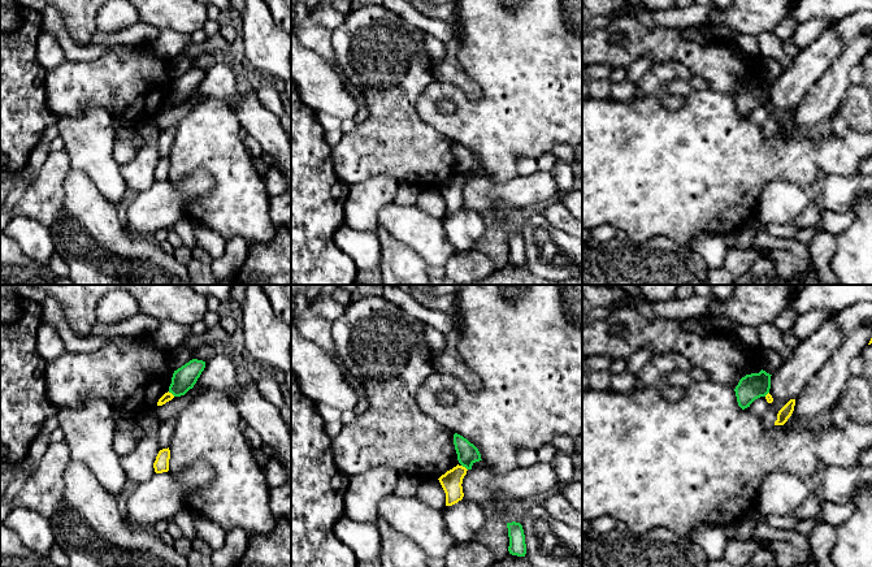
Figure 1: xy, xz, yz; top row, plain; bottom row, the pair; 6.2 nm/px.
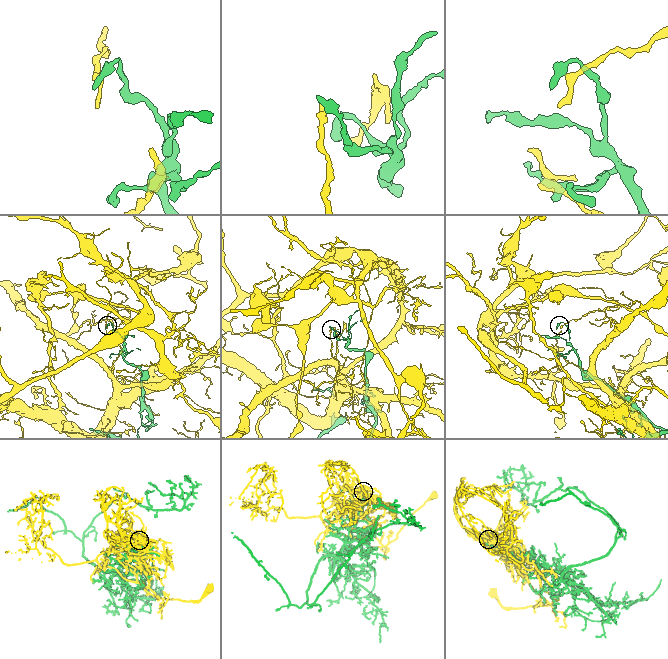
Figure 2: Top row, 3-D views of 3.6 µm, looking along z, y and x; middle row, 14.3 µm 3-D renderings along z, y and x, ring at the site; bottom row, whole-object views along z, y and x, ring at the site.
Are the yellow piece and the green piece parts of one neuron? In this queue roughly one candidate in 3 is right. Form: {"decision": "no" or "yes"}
{"decision": "no"}

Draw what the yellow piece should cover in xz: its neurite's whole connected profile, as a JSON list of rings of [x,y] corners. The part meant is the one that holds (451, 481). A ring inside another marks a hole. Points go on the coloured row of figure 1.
[[[457,464],[438,479],[446,493],[446,506],[452,506],[463,499],[461,484],[467,471],[465,467]]]

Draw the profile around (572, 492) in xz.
[[[572,481],[563,489],[561,494],[578,511],[582,511],[582,481]]]

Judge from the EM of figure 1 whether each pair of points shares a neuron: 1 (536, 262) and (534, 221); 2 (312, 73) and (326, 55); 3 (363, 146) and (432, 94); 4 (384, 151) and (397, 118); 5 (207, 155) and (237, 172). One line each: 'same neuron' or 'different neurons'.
1: same neuron
2: different neurons
3: different neurons
4: same neuron
5: same neuron

